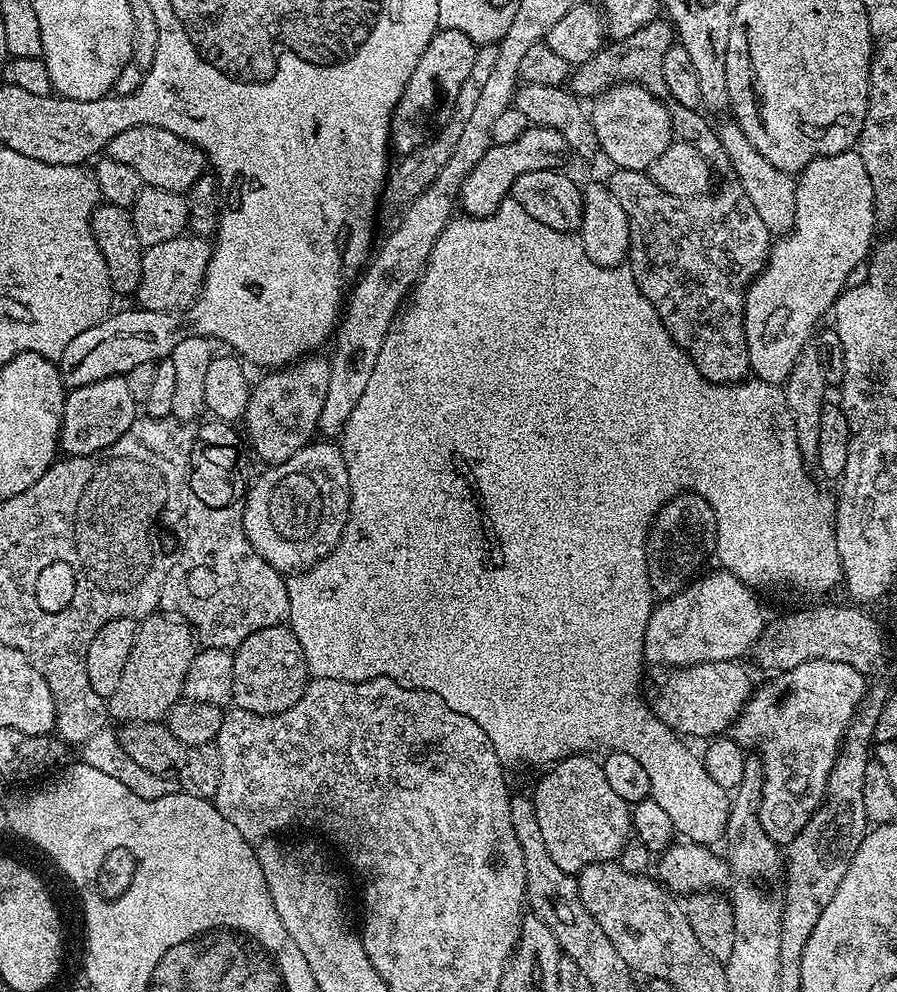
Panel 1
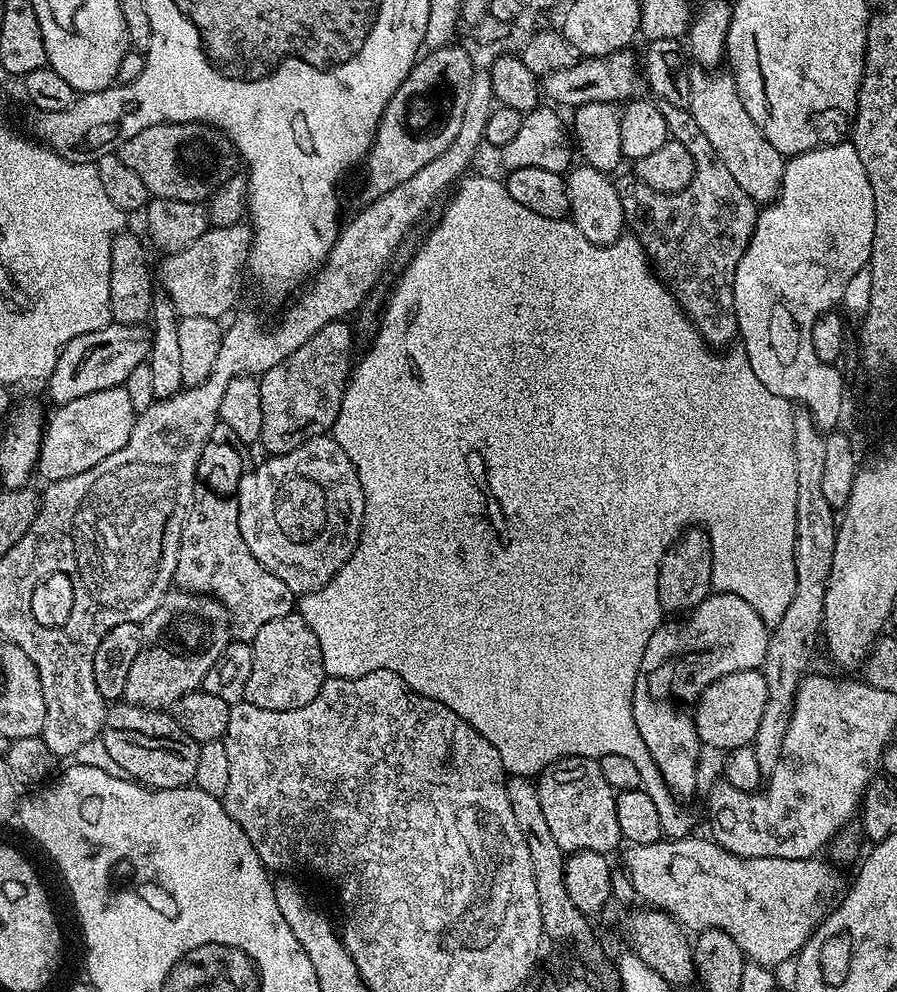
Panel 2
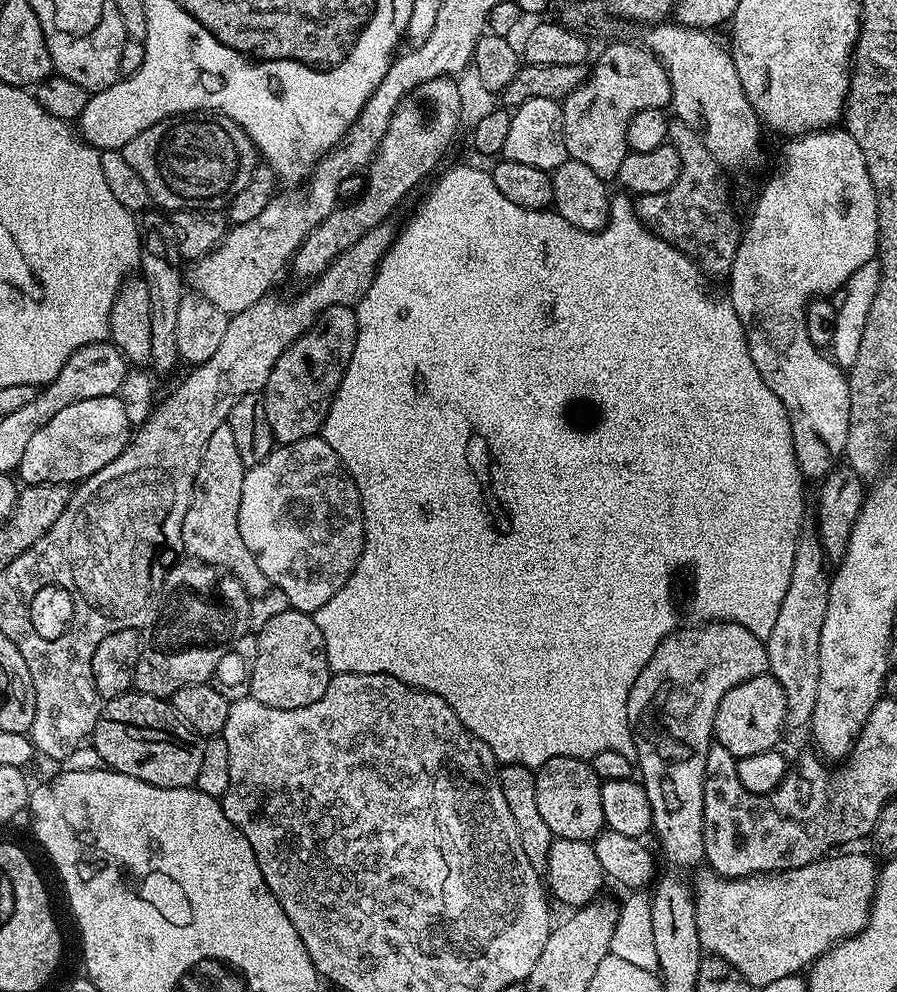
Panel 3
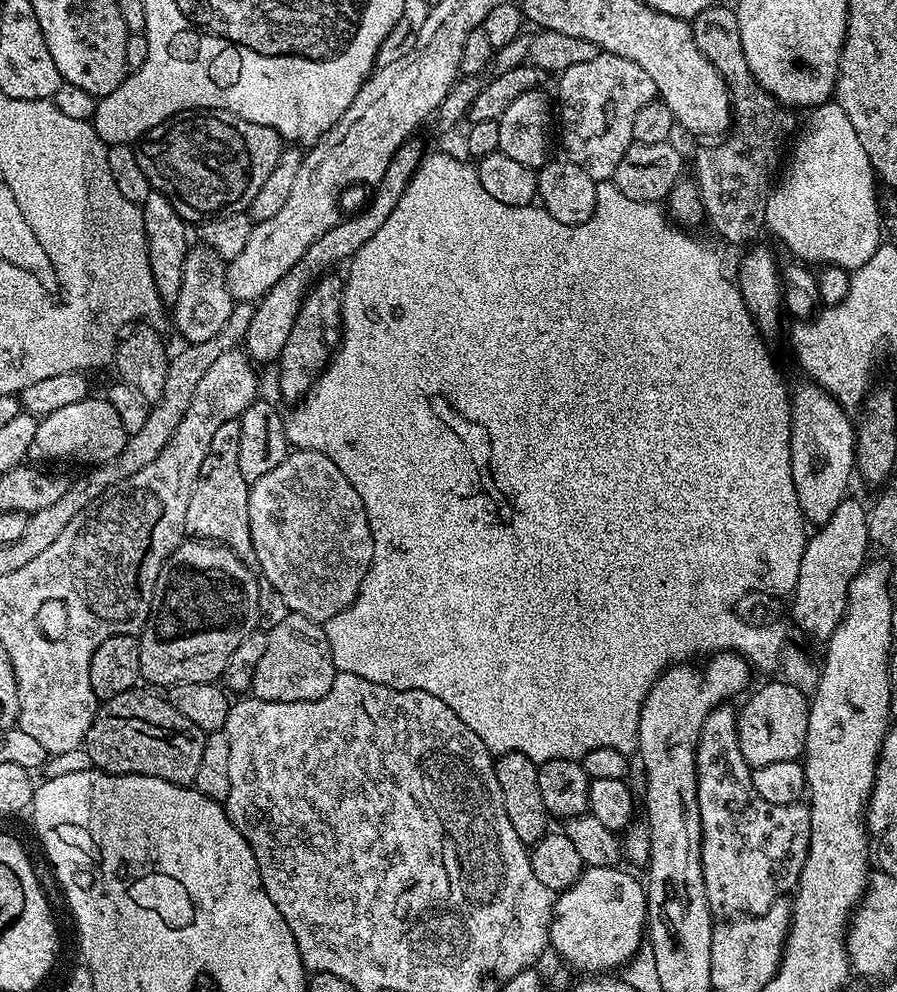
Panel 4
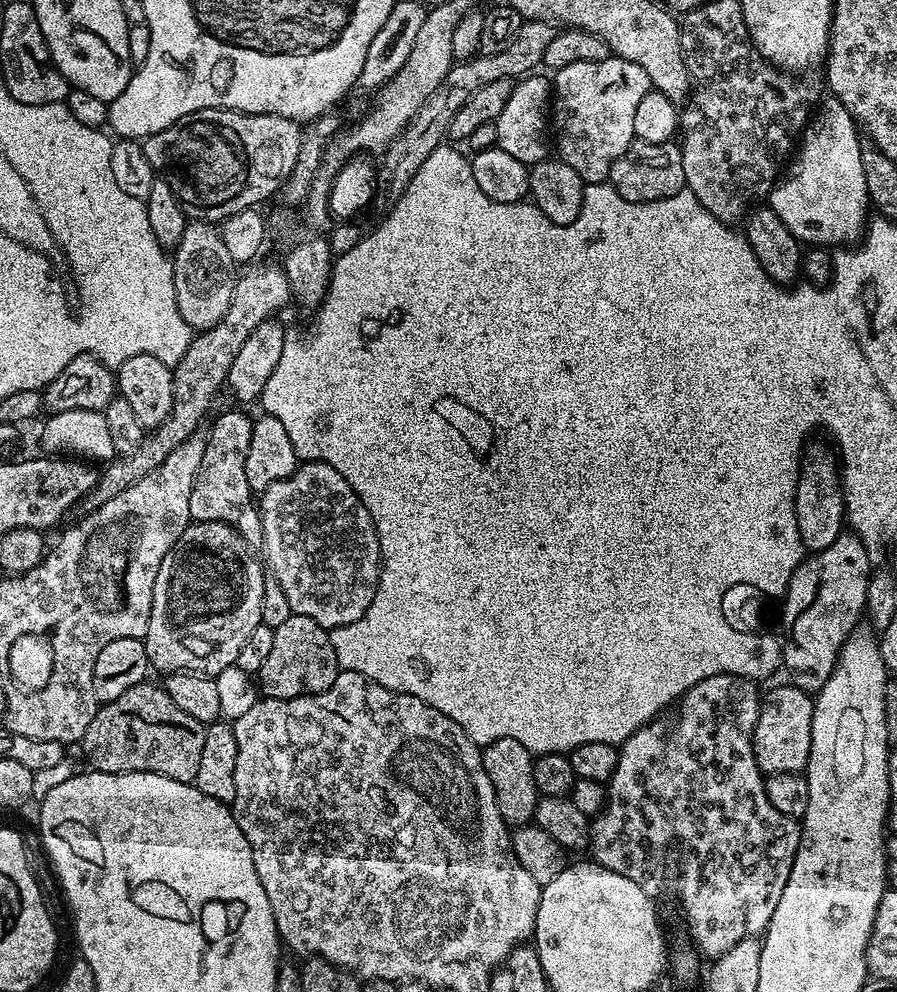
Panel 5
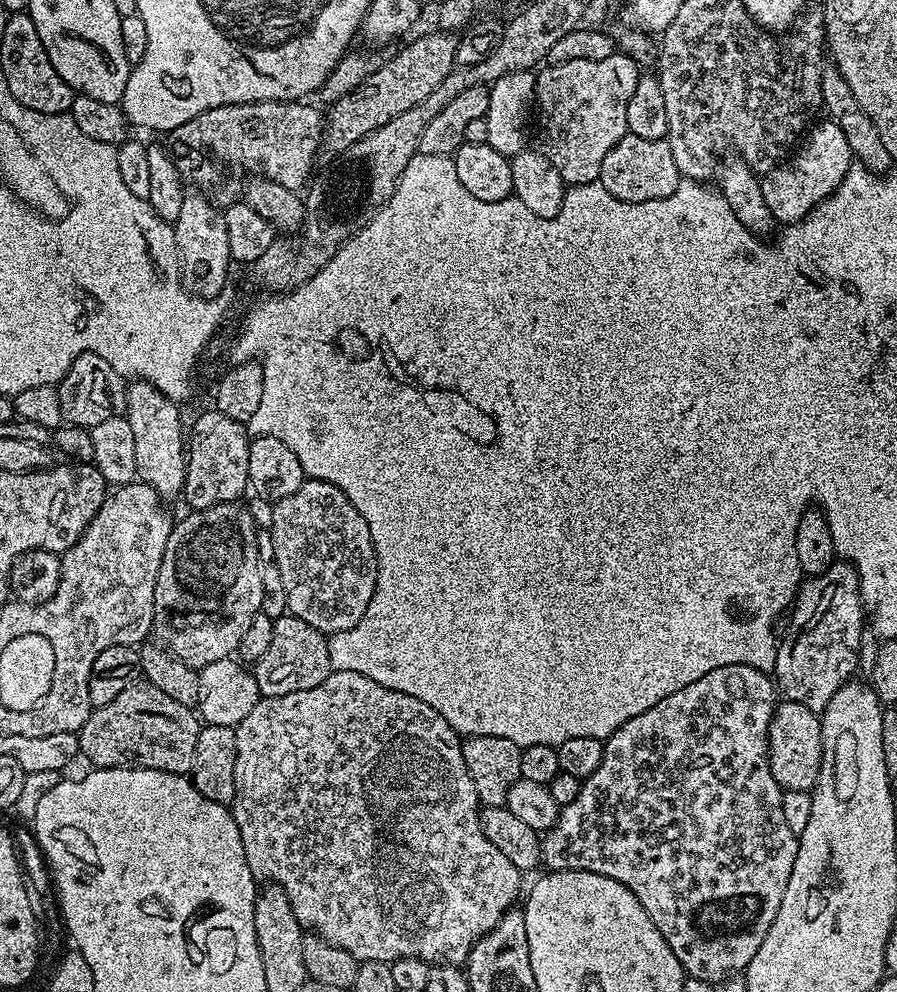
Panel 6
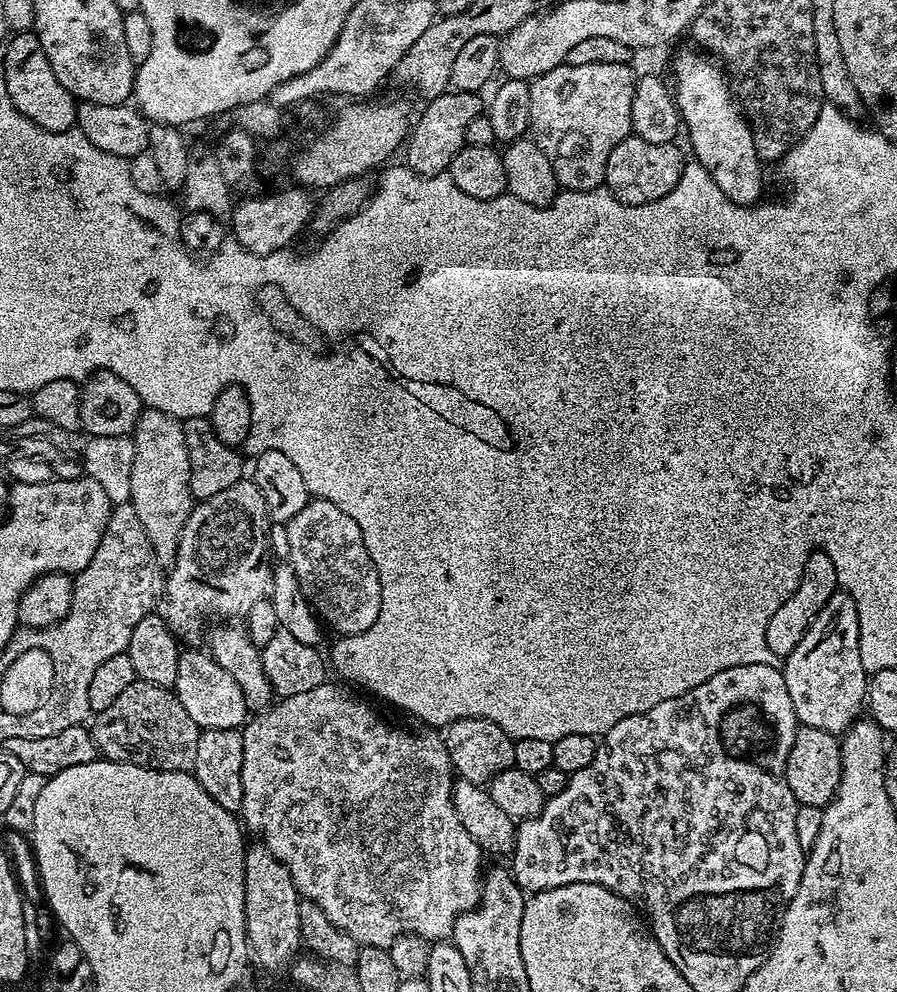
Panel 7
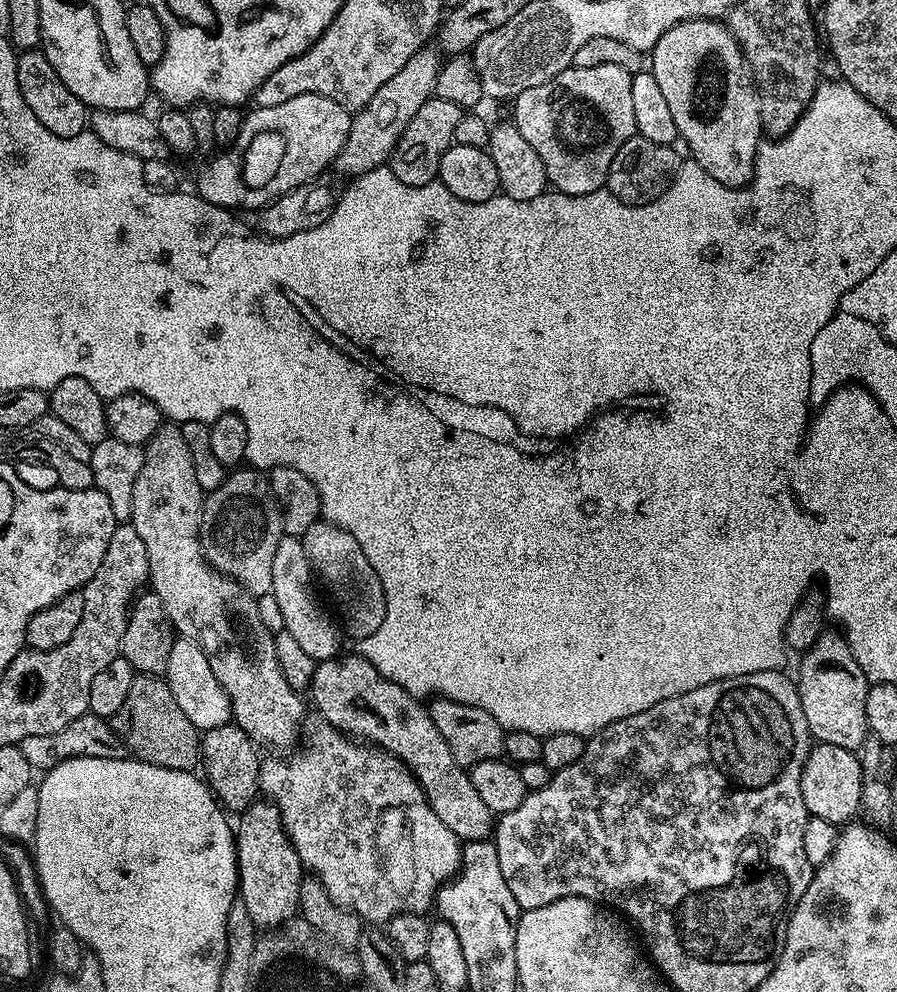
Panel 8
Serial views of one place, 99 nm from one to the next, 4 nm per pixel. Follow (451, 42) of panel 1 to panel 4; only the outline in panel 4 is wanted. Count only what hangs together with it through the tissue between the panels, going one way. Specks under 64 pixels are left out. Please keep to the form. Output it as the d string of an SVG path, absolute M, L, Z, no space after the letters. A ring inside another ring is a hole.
M413 138L398 149L386 174L379 184L375 185L373 192L376 193L373 194L372 201L357 216L352 216L349 220L348 217L341 219L340 223L335 224L330 230L326 230L326 234L322 234L322 238L318 238L318 242L314 242L314 246L310 246L310 250L306 250L306 254L302 254L300 261L290 271L282 278L278 278L278 282L274 282L274 286L270 286L270 290L265 296L255 301L250 326L242 341L243 351L248 353L249 360L260 366L270 363L271 360L272 363L279 361L282 346L286 346L286 338L290 338L294 318L298 318L298 310L302 306L308 289L321 276L333 271L332 264L342 263L341 265L343 265L345 262L351 261L352 255L358 250L362 250L362 246L366 246L366 242L370 242L370 238L374 238L374 234L378 230L382 230L382 222L386 222L386 218L390 218L394 206L398 206L398 200L404 195L406 186L412 181L412 176L419 170L421 161L426 155L426 149L419 144L418 140Z

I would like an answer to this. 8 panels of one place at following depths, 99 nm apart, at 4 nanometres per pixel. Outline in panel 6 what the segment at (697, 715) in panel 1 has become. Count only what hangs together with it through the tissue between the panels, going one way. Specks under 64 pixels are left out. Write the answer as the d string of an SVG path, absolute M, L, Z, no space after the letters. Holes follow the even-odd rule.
M793 700L777 703L768 734L768 766L784 790L812 792L820 777L822 766L821 717L814 710Z

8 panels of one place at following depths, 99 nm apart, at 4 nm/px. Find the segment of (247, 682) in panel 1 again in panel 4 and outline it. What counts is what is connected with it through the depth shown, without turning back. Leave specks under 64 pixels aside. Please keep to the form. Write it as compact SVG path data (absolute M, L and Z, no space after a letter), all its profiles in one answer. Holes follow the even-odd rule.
M289 611L278 626L267 629L268 641L258 670L254 670L251 695L266 702L310 702L322 698L334 686L336 667L324 624Z

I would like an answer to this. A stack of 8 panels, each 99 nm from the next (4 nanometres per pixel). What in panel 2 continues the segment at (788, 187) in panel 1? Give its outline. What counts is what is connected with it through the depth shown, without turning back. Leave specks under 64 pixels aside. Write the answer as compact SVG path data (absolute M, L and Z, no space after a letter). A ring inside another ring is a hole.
M696 70L690 78L690 98L687 109L694 122L705 132L710 146L714 146L718 158L730 169L730 174L750 194L750 198L758 206L767 206L780 194L782 174L786 158L754 126L754 118L746 114L746 106L742 106L742 98L738 98L736 81L731 75L720 70Z

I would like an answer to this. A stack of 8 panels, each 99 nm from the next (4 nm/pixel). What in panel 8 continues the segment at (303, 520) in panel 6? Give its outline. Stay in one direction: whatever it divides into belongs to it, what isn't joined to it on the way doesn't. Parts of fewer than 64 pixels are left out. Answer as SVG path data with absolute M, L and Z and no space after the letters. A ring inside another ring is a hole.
M317 522L314 526L310 526L310 530L304 532L302 539L306 558L309 559L313 573L318 577L320 584L322 582L328 587L328 592L332 595L337 610L340 611L338 620L343 631L347 635L349 632L354 638L353 641L356 642L374 634L374 630L378 630L378 626L382 626L382 618L386 618L386 602L384 601L382 582L378 578L374 566L370 566L370 558L366 558L366 554L362 554L362 546L358 546L358 542L349 532L342 530L336 524L327 522Z

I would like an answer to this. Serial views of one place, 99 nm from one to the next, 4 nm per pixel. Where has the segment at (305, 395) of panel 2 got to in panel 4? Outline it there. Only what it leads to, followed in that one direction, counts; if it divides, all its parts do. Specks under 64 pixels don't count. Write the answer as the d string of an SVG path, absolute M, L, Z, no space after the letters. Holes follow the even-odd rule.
M325 274L308 289L298 310L298 318L294 318L290 338L286 338L286 346L282 346L278 367L280 396L284 400L299 402L304 399L304 395L316 385L317 378L328 367L328 361L332 359L340 343L340 315L344 301L345 277L336 275Z

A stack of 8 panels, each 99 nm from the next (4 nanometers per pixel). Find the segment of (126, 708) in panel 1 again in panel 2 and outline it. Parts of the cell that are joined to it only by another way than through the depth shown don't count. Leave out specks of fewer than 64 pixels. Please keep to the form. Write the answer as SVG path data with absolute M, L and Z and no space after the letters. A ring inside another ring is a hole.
M169 590L162 598L158 610L150 614L140 625L140 643L143 645L134 658L134 666L130 666L130 674L126 677L126 690L122 700L125 704L142 706L143 708L171 709L182 694L197 691L203 685L210 666L226 650L230 643L230 621L224 611L224 605L214 596L197 596L195 592Z

